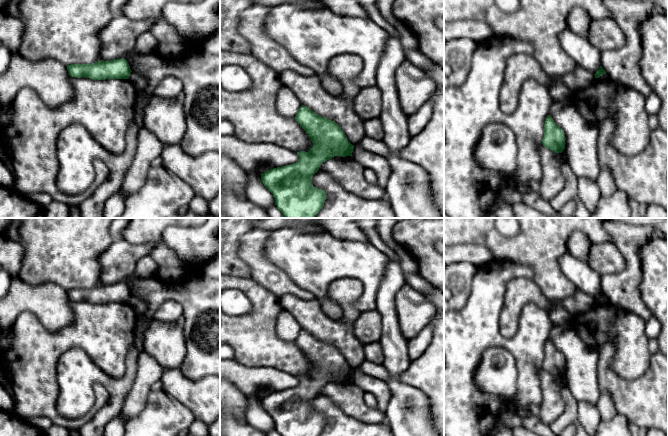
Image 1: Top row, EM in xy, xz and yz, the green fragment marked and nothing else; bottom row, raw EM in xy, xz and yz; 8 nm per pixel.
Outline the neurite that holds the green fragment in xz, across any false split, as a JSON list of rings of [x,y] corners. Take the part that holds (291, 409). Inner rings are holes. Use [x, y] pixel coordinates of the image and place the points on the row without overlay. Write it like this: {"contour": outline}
{"contour": [[[302,329],[295,344],[306,355],[313,371],[308,375],[297,376],[299,384],[290,389],[270,393],[261,398],[264,410],[273,418],[275,429],[281,436],[319,436],[325,427],[326,416],[312,409],[312,402],[320,389],[334,380],[352,380],[352,369],[339,349],[332,344],[313,336]]]}

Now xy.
{"contour": [[[120,237],[114,239],[113,243],[106,250],[102,251],[98,257],[100,284],[91,288],[67,289],[69,299],[76,302],[91,302],[93,304],[128,303],[132,295],[124,281],[135,274],[136,264],[141,258],[151,256],[152,249],[152,244],[134,245]]]}

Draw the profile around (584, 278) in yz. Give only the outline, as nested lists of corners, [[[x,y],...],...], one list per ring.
[[[568,253],[564,258],[559,258],[559,267],[562,273],[574,285],[576,290],[595,298],[601,290],[601,276],[592,269],[586,261],[575,258]]]

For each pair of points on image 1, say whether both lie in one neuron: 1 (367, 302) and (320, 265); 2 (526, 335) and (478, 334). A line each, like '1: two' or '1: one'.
1: one
2: one

